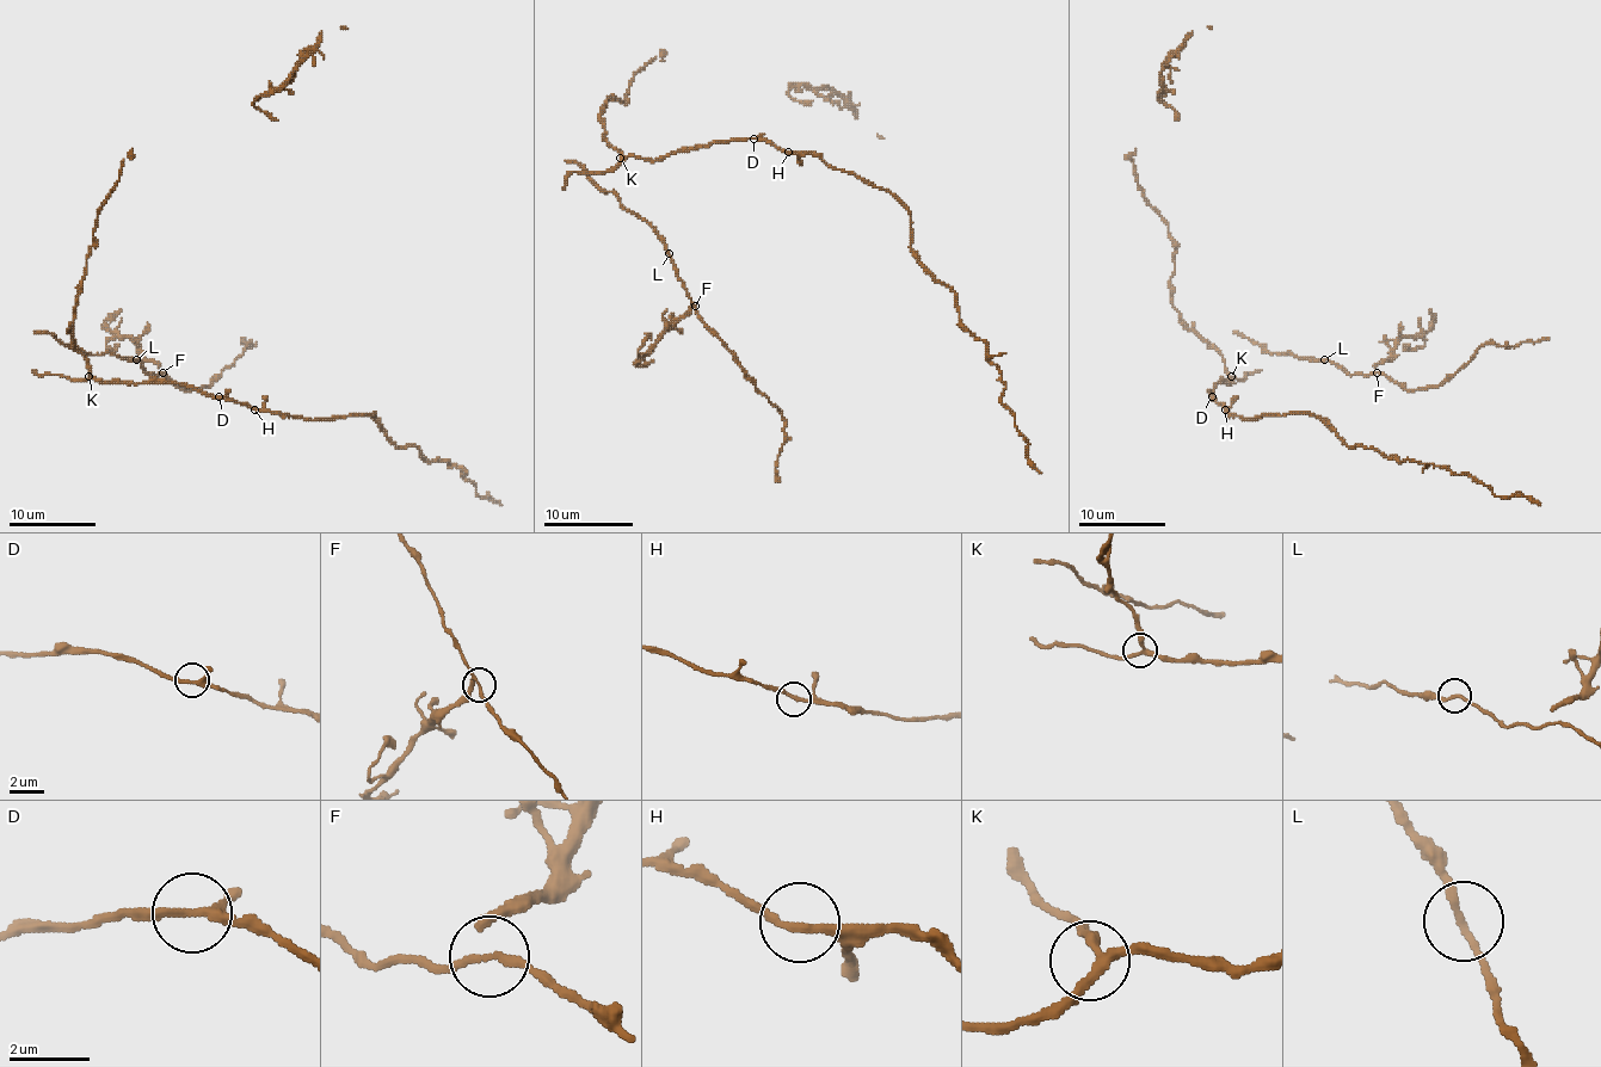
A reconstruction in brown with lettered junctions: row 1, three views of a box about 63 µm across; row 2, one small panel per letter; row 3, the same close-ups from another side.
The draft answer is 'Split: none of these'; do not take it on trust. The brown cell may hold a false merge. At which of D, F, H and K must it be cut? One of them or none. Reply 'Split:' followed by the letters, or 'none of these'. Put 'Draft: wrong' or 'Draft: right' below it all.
Split: none of these
Draft: right

